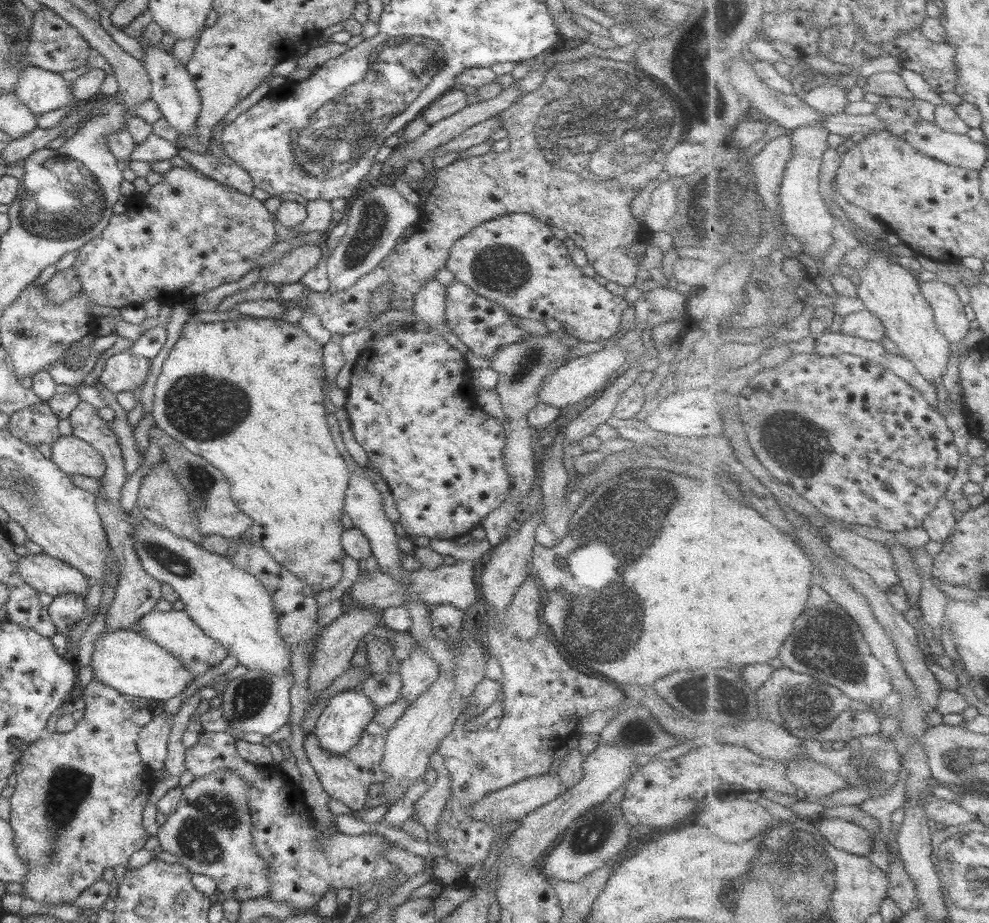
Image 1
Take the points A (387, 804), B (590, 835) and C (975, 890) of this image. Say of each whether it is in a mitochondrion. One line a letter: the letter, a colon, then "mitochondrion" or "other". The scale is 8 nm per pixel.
A: other
B: mitochondrion
C: mitochondrion

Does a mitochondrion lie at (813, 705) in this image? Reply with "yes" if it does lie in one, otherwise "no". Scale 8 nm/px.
yes

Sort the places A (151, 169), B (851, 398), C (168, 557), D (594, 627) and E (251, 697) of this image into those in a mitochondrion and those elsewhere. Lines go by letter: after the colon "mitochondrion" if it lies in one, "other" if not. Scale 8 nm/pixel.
A: other
B: other
C: mitochondrion
D: mitochondrion
E: mitochondrion

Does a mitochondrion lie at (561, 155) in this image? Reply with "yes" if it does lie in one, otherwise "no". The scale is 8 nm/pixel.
yes

